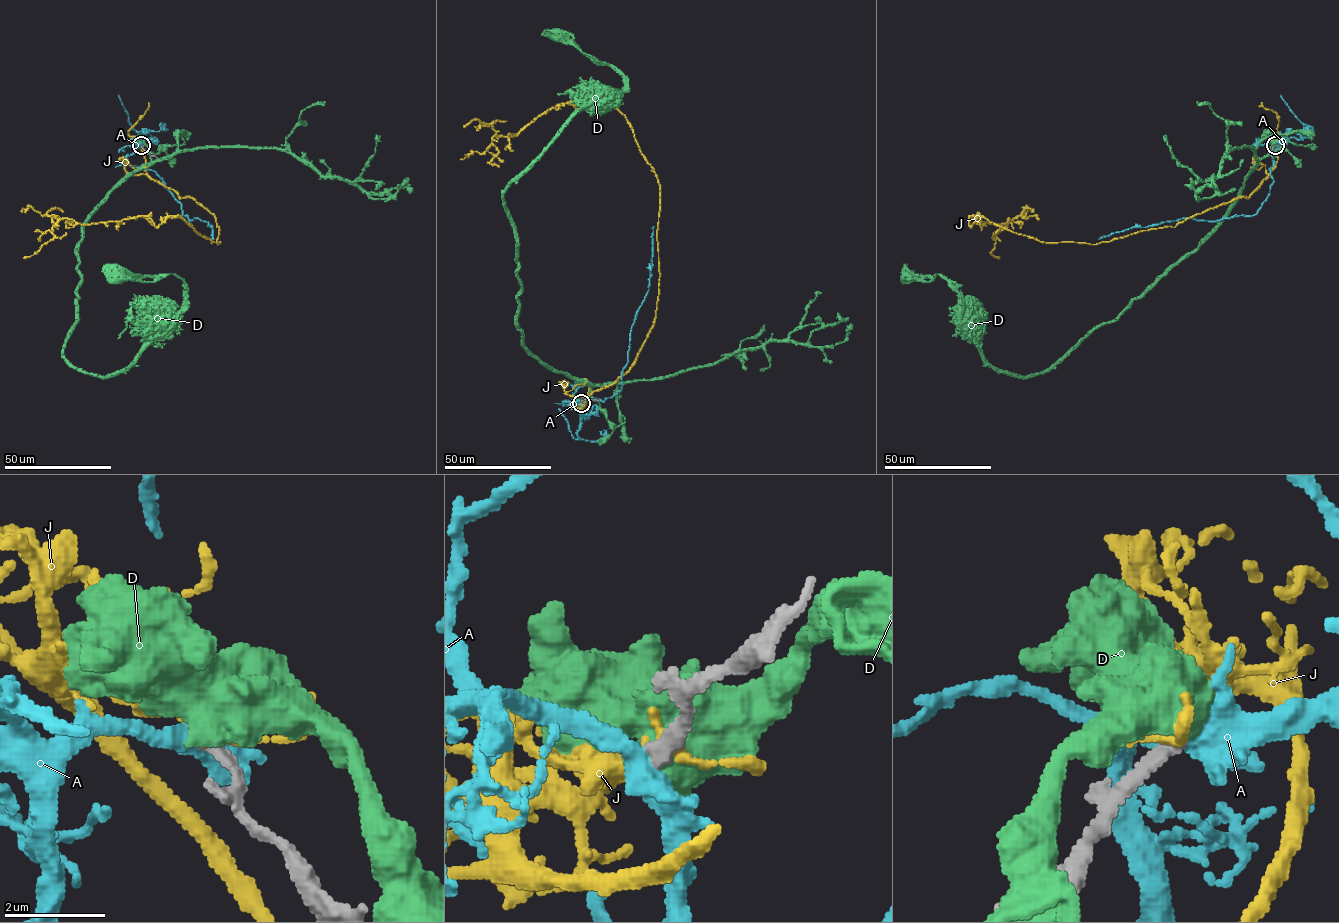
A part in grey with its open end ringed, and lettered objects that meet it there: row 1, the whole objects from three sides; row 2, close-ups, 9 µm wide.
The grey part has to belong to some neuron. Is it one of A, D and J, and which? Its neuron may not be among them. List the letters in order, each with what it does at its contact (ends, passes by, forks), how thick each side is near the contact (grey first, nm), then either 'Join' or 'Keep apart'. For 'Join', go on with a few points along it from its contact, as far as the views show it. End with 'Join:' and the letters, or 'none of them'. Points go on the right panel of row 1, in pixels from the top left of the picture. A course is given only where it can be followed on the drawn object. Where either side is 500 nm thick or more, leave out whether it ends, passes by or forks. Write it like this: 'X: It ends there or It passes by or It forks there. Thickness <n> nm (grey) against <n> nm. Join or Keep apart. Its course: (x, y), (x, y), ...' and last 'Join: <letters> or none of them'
A: It passes by. Thickness 240 nm (grey) against 480 nm. Join. Its course: (1276, 145), (1270, 193), (1256, 213), (1215, 221), (1183, 218), (1132, 227), (1098, 239)
D: Thickness 240 nm (grey) against 750 nm. Keep apart
J: It passes by. Thickness 240 nm (grey) against 220 nm. Keep apart
Join: A

